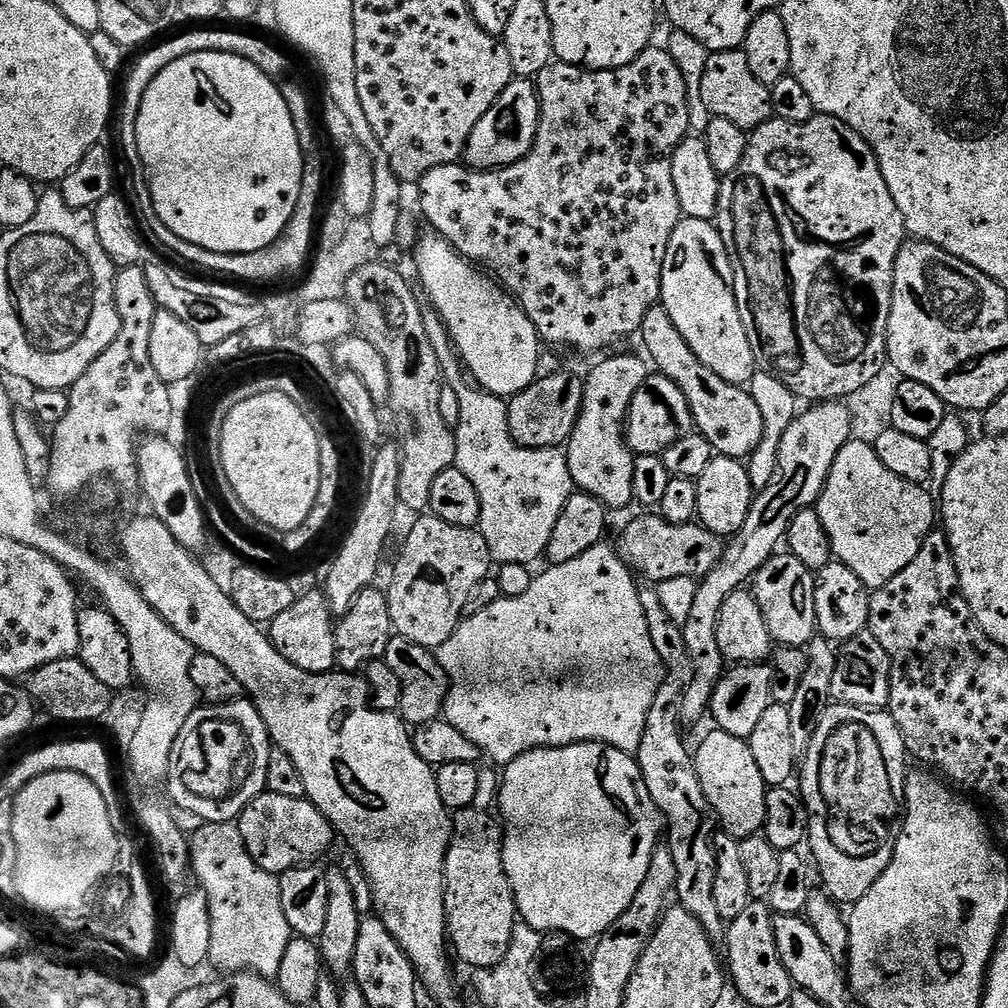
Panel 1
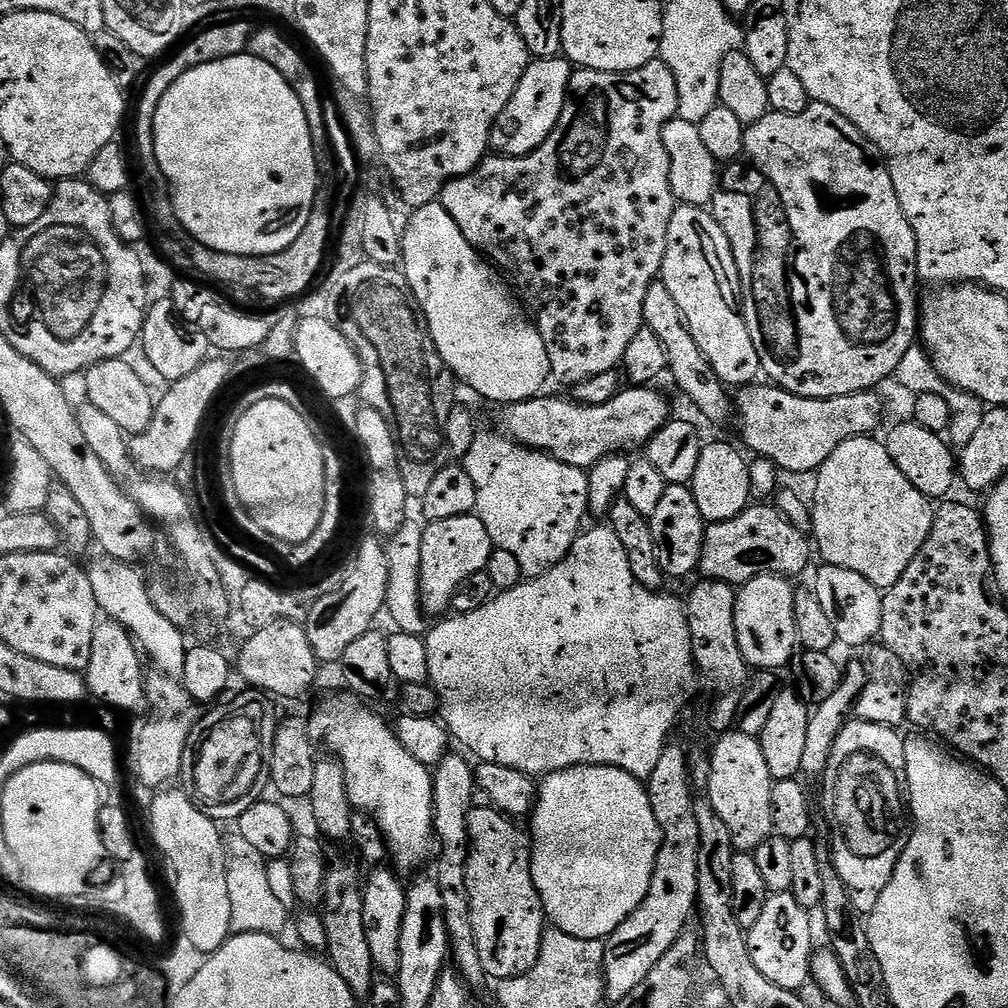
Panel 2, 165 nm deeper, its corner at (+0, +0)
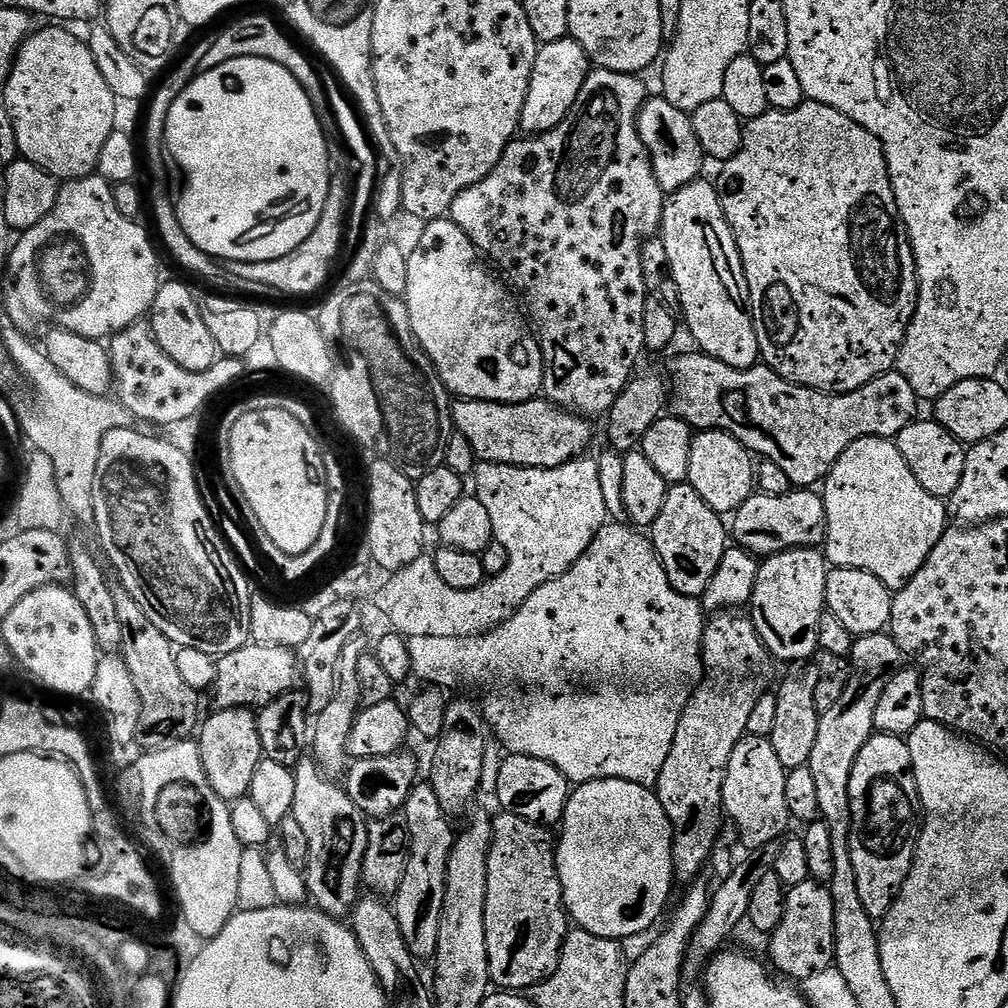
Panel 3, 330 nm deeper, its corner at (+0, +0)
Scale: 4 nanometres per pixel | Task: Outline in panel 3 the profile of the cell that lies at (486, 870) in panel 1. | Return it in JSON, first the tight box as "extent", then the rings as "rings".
{"extent":[486,811,570,994],"rings":[[[501,811],[500,817],[492,820],[492,845],[490,846],[490,854],[488,855],[488,873],[486,874],[486,954],[488,955],[488,975],[491,983],[500,990],[511,990],[517,994],[530,990],[534,985],[542,983],[546,978],[550,978],[554,974],[554,970],[558,970],[560,955],[564,949],[564,940],[570,931],[570,917],[568,909],[564,906],[564,895],[562,894],[562,886],[558,878],[558,870],[556,869],[556,844],[554,836],[552,836],[547,827],[543,824],[535,824],[526,818],[518,818],[518,814],[513,812]]]}

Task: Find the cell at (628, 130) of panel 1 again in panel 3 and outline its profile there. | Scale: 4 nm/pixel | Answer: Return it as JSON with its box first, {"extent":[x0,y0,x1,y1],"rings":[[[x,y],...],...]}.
{"extent":[450,68,666,418],"rings":[[[605,68],[589,71],[587,78],[584,79],[582,90],[578,94],[578,102],[574,102],[570,114],[566,114],[564,121],[554,130],[524,138],[528,140],[523,140],[523,138],[513,140],[504,151],[504,157],[498,162],[498,166],[494,166],[494,170],[490,170],[490,174],[486,174],[482,182],[462,190],[462,194],[454,198],[450,213],[451,220],[464,231],[466,238],[470,238],[470,242],[474,242],[476,251],[487,257],[507,277],[511,287],[517,293],[520,291],[524,295],[523,307],[534,325],[534,332],[540,341],[540,349],[544,355],[543,395],[553,404],[557,404],[559,408],[565,408],[567,412],[574,412],[585,418],[603,417],[611,410],[618,394],[622,394],[628,381],[633,379],[640,355],[646,352],[642,334],[642,314],[650,293],[648,287],[644,285],[642,249],[645,240],[655,237],[661,231],[664,223],[666,193],[662,190],[662,186],[658,186],[658,178],[654,174],[648,152],[644,149],[644,143],[640,137],[638,123],[640,109],[644,107],[645,100],[650,96],[647,86],[640,80],[643,79],[639,75],[630,72],[611,72]]]}

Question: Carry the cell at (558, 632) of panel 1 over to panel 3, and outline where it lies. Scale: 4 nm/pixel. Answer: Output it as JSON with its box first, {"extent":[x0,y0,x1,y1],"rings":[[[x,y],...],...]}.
{"extent":[408,522,706,789],"rings":[[[624,522],[605,523],[604,528],[598,530],[598,534],[592,540],[591,546],[586,550],[586,554],[582,554],[582,558],[578,558],[578,562],[567,574],[554,578],[542,586],[538,586],[538,590],[534,590],[534,594],[530,594],[530,598],[526,598],[526,602],[506,623],[499,624],[491,632],[486,632],[482,636],[471,636],[470,638],[418,638],[414,636],[408,640],[408,649],[410,650],[410,658],[412,659],[413,673],[417,677],[420,675],[422,679],[429,680],[432,683],[429,685],[440,686],[436,684],[445,684],[446,687],[452,688],[455,684],[469,684],[472,688],[480,688],[481,694],[484,695],[482,715],[489,729],[494,733],[495,739],[499,740],[511,755],[542,758],[542,762],[550,762],[550,766],[558,766],[558,770],[562,770],[562,774],[567,778],[569,785],[572,786],[585,784],[586,782],[594,782],[595,780],[618,778],[626,782],[634,782],[643,788],[655,789],[658,778],[662,774],[662,766],[666,766],[666,758],[670,758],[670,746],[674,746],[674,734],[678,734],[678,722],[682,718],[682,714],[686,710],[690,698],[696,693],[696,688],[700,685],[700,681],[704,679],[704,626],[706,623],[706,613],[701,601],[697,597],[678,594],[678,590],[674,590],[674,586],[670,586],[670,578],[658,558],[656,548],[652,545],[651,539],[643,531],[637,530],[627,523],[624,523],[625,525],[620,523]]]}

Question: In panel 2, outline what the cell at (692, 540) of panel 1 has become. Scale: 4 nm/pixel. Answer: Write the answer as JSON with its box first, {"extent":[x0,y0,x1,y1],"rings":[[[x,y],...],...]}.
{"extent":[698,502,814,586],"rings":[[[756,502],[742,514],[738,514],[726,522],[708,524],[705,527],[698,572],[701,577],[709,580],[722,580],[727,584],[739,586],[745,584],[747,580],[766,574],[796,578],[799,572],[807,570],[812,556],[814,560],[814,544],[805,532],[798,530],[798,526],[791,524],[771,503]]]}

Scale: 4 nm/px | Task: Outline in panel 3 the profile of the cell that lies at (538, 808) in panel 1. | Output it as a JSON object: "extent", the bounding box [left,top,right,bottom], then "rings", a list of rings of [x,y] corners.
{"extent":[556,778,676,942],"rings":[[[618,778],[595,780],[594,782],[575,785],[569,791],[560,830],[560,836],[558,832],[558,843],[556,844],[556,869],[564,895],[564,906],[568,909],[571,923],[576,928],[586,930],[590,934],[598,934],[598,938],[628,942],[631,936],[640,936],[647,928],[654,927],[659,922],[660,915],[664,911],[665,913],[669,911],[670,903],[668,904],[668,899],[672,896],[672,884],[674,885],[676,880],[676,871],[672,861],[672,827],[670,826],[670,818],[666,818],[666,810],[662,810],[662,802],[657,798],[653,789],[643,788],[634,782],[626,782]]]}

